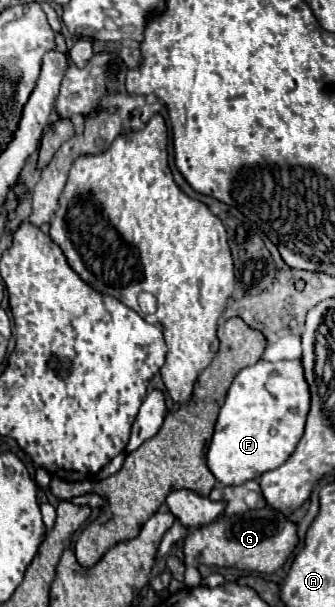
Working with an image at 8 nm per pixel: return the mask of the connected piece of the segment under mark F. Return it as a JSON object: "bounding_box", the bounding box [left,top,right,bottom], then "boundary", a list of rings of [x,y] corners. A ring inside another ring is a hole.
{"bounding_box":[206,360,310,486],"boundary":[[[260,360],[240,370],[220,408],[206,454],[214,478],[224,486],[240,486],[282,466],[304,432],[308,408],[310,392],[302,376],[300,360],[280,360],[274,364]]]}

